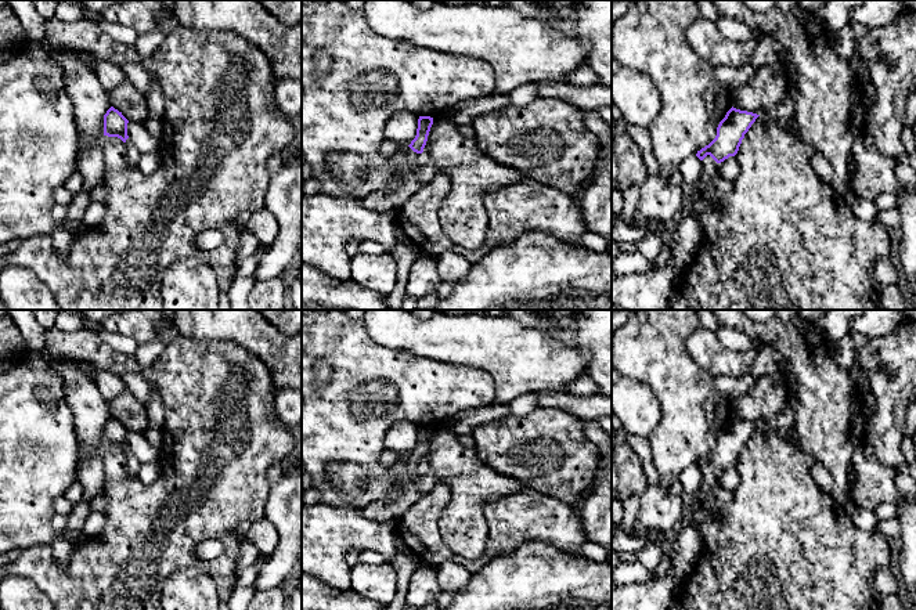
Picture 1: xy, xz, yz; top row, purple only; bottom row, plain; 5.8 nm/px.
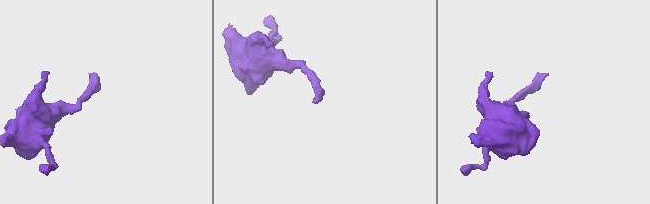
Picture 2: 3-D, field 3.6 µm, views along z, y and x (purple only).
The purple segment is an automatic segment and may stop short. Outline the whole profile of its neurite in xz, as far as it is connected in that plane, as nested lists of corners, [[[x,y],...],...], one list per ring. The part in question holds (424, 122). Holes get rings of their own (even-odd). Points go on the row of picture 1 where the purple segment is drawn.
[[[419,116],[416,136],[408,145],[414,152],[416,154],[423,152],[432,124],[433,124],[433,118]]]

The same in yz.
[[[731,108],[717,127],[715,138],[697,151],[696,156],[703,160],[710,155],[717,163],[724,162],[729,156],[735,156],[739,151],[744,134],[760,115]]]

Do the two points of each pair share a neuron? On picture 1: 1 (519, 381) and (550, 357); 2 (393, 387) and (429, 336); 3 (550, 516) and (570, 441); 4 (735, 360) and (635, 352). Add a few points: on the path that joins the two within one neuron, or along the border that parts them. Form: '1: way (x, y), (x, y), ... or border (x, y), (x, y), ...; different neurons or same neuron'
1: way (526, 374), (536, 364), (543, 364); same neuron
2: border (385, 346), (449, 363); different neurons
3: border (529, 488), (555, 497), (576, 508); different neurons
4: border (700, 327), (686, 338), (685, 350), (714, 375); different neurons

